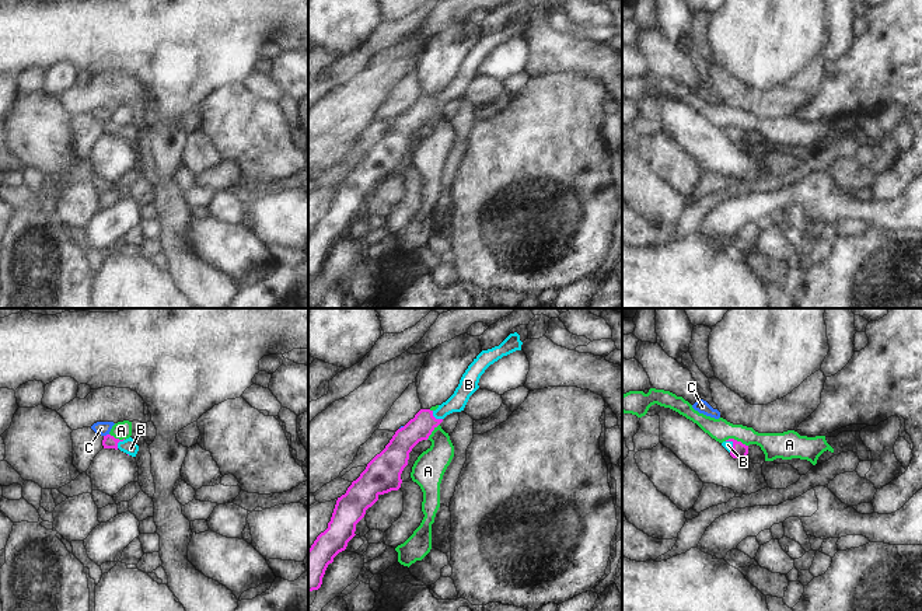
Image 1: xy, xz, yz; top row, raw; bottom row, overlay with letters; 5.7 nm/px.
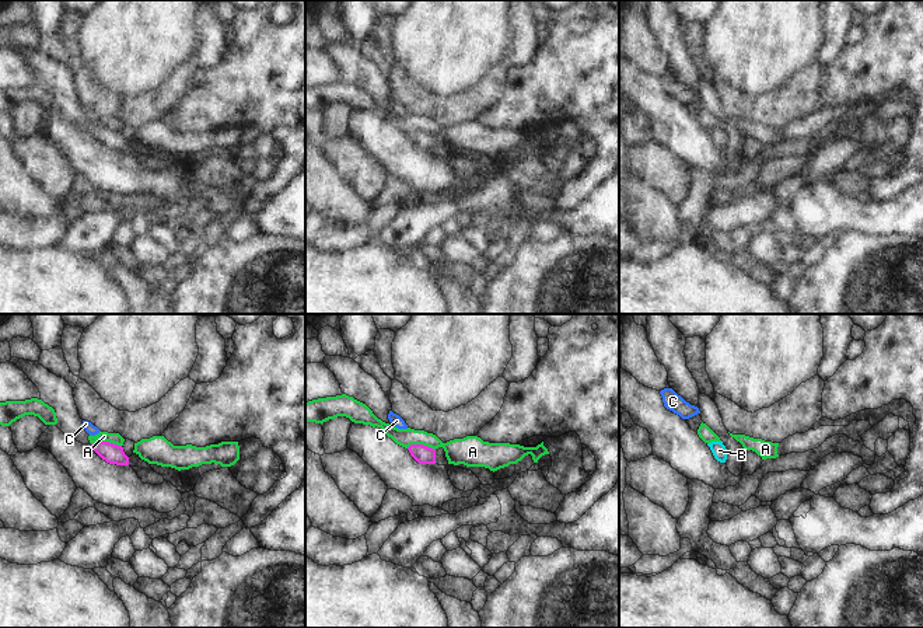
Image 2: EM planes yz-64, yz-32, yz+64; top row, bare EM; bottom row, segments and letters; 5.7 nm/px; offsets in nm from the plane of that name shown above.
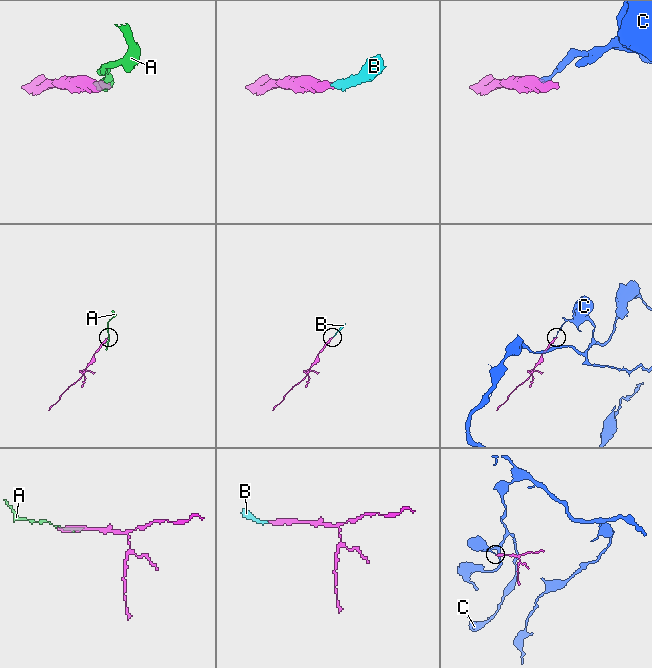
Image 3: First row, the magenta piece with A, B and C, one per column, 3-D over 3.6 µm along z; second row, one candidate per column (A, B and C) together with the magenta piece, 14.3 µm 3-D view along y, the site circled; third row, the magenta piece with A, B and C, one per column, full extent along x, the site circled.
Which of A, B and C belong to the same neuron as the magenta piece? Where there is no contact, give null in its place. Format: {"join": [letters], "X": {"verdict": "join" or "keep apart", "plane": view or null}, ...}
{"join": ["B"], "A": {"verdict": "keep apart", "plane": "yz"}, "B": {"verdict": "join", "plane": "xz"}, "C": {"verdict": "keep apart", "plane": "xy"}}

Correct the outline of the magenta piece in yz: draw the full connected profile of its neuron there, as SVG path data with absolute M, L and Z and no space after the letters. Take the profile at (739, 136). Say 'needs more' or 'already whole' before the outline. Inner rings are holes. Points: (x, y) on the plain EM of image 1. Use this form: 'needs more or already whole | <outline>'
needs more | M729 125L722 129L722 132L730 139L733 144L747 144L748 132L737 128L734 125Z

